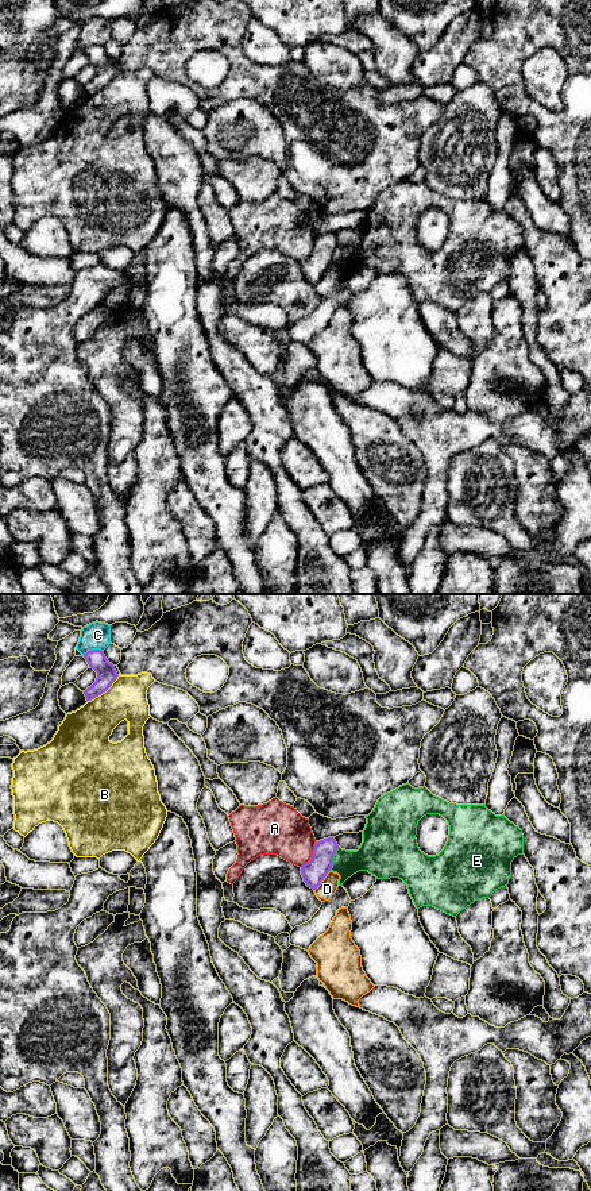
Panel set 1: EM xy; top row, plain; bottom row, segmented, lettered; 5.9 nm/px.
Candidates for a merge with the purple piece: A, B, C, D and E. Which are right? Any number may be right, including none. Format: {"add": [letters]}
{"add": []}

